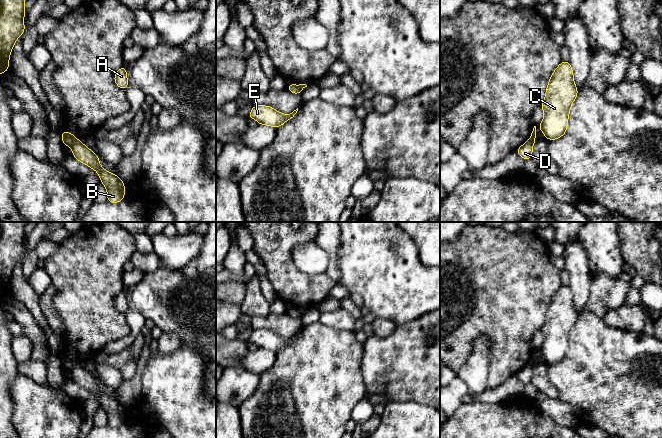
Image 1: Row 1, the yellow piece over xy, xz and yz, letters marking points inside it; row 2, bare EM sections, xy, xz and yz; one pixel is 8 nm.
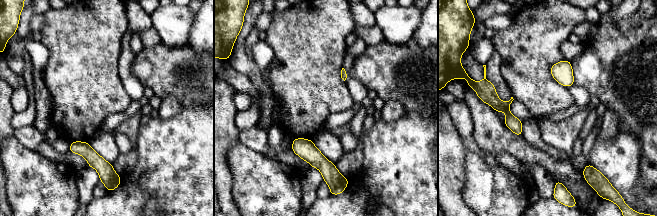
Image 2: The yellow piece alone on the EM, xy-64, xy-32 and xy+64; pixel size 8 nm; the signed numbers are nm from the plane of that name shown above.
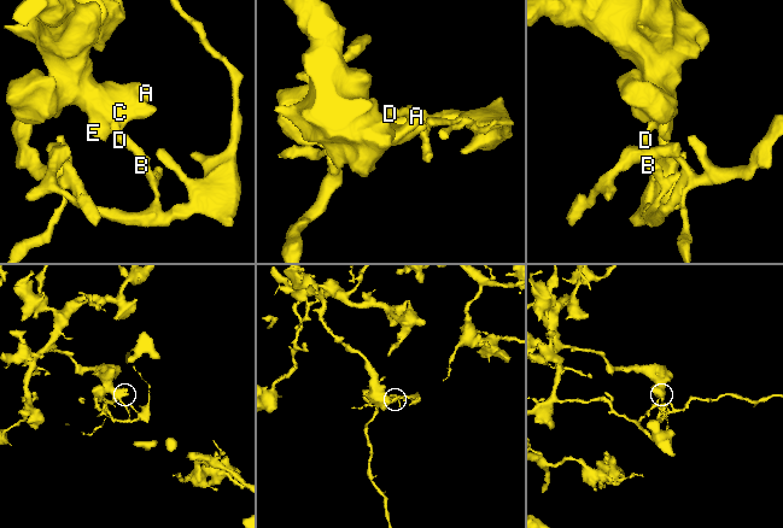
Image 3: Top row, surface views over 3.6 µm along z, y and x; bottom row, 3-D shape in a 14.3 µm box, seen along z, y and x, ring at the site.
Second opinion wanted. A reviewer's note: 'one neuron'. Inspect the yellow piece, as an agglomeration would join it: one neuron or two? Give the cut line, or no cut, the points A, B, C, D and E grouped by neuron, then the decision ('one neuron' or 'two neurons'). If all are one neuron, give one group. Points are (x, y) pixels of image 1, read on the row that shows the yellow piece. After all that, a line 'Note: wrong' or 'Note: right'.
cut xy (78, 139), (71, 147); groups A C E / B D; two neurons
Note: wrong

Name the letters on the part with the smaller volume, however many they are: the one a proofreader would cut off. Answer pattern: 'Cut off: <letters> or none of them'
Cut off: B, D

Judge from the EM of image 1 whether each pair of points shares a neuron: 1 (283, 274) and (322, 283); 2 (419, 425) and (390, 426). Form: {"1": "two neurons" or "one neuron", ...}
{"1": "one neuron", "2": "one neuron"}

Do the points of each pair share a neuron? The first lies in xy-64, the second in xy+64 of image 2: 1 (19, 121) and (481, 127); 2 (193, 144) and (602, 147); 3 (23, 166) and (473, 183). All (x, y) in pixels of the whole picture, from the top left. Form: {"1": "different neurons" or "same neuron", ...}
{"1": "different neurons", "2": "same neuron", "3": "same neuron"}

